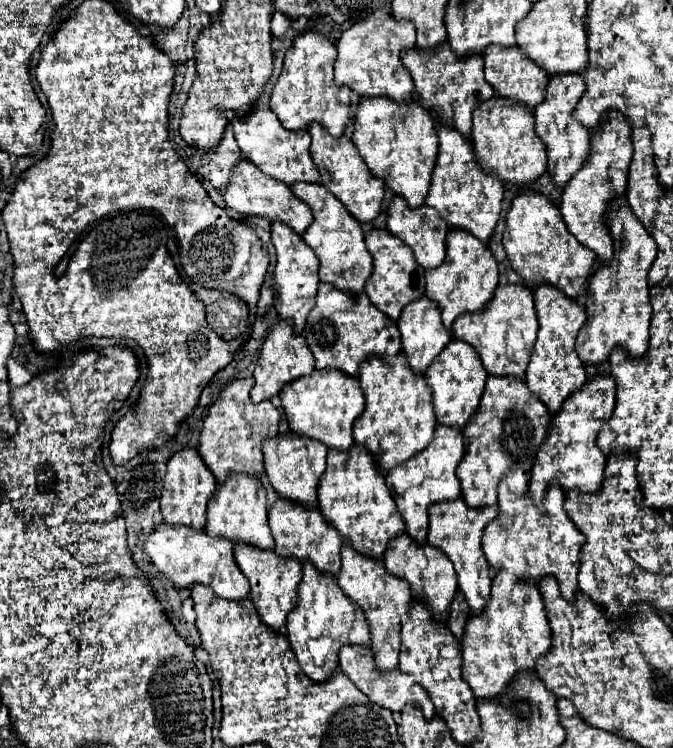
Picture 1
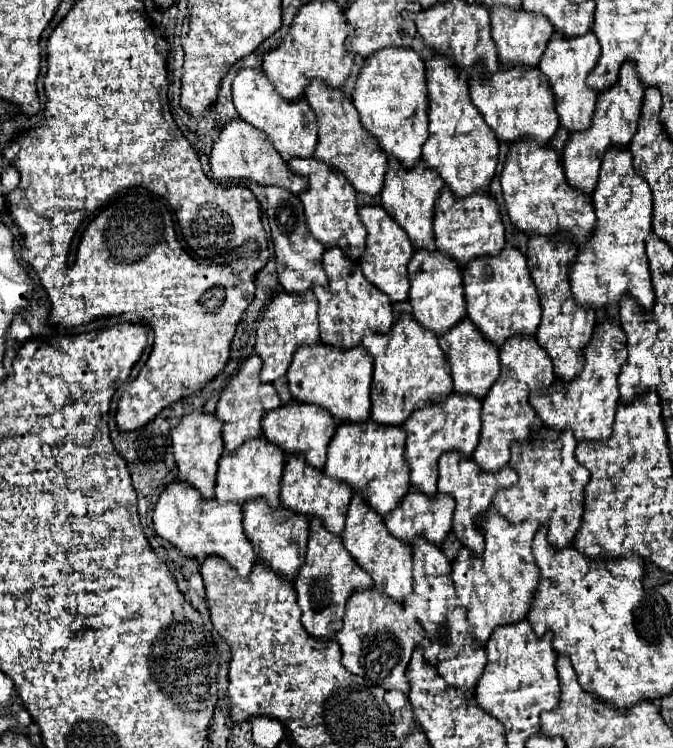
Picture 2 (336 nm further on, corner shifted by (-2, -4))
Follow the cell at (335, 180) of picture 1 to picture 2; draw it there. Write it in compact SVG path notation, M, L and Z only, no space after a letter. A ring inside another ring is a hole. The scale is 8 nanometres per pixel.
M312 80L306 86L304 96L318 116L318 144L314 150L314 158L332 164L338 172L342 172L356 192L370 196L380 194L384 174L388 170L386 154L380 150L378 140L370 136L370 132L360 124L360 114L354 108L352 100L342 90L330 88L320 80Z

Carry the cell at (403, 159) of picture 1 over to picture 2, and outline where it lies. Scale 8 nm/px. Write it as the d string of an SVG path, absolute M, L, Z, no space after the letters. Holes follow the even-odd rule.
M384 48L364 62L352 102L360 112L364 128L378 138L380 148L388 156L396 156L406 168L412 168L428 138L428 94L426 94L426 68L420 54L412 48Z

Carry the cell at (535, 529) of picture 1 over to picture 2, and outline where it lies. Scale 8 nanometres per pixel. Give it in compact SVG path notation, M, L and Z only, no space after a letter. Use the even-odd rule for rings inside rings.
M542 428L538 434L534 434L530 438L530 442L512 444L510 466L518 472L518 482L508 490L496 492L490 508L496 508L504 518L512 520L514 526L522 526L526 520L532 520L538 528L548 524L548 542L554 548L570 546L574 542L576 528L580 528L580 520L582 520L582 512L584 512L584 486L590 480L590 472L582 464L578 464L578 460L574 456L574 448L576 448L576 438L574 438L572 430L556 432L556 430L548 430L548 428Z

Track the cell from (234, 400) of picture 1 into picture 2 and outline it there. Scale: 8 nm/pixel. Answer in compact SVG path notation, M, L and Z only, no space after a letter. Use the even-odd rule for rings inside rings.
M254 352L246 358L246 362L238 368L236 376L228 382L228 386L222 390L218 406L216 406L216 416L222 420L222 438L224 438L224 446L226 452L234 452L242 442L260 436L262 428L260 428L260 420L266 412L274 410L280 406L280 398L278 392L272 384L264 384L260 380L260 356Z

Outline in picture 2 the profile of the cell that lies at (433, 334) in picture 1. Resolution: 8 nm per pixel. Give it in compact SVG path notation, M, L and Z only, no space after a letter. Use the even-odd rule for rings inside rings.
M416 250L412 260L408 262L408 278L410 280L410 304L414 308L414 318L428 330L436 332L438 336L458 324L464 312L464 288L462 288L462 270L452 260L452 256L442 254L438 250L426 252Z

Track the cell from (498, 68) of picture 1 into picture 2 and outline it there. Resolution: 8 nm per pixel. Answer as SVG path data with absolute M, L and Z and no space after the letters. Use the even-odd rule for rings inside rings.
M492 8L492 38L498 48L500 64L514 66L514 64L528 64L536 66L546 50L546 44L554 32L550 20L540 14L522 12L522 8Z

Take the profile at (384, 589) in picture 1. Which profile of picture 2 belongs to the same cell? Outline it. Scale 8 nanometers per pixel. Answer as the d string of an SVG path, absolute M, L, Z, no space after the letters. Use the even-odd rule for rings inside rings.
M354 494L350 500L342 542L352 558L356 558L356 562L362 564L366 572L370 572L378 590L382 590L396 602L402 602L408 592L412 592L412 546L408 542L396 540L388 532L388 528L384 528L384 518L380 518L378 512L372 512L372 508L368 508L368 502L360 494Z

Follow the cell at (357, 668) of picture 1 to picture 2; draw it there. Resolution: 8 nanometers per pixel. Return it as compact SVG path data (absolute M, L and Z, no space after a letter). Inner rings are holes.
M372 588L352 592L348 598L348 608L344 612L344 626L336 634L336 642L342 648L342 666L370 684L382 686L384 690L408 692L406 666L414 648L418 646L414 636L420 630L414 618L404 614L404 606L396 600L390 600L384 592Z

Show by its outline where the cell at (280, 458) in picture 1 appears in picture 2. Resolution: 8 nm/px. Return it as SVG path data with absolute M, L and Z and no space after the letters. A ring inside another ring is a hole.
M290 400L262 418L262 430L264 430L264 436L276 446L280 446L286 454L302 454L306 462L312 464L314 468L324 468L326 446L334 436L336 420L328 410L318 408L316 404L302 404L302 402Z

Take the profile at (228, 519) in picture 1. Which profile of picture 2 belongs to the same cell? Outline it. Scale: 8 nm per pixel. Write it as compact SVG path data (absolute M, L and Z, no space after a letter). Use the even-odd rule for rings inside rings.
M264 436L246 440L240 448L236 448L230 454L222 454L218 462L218 482L216 482L216 500L222 502L240 502L254 498L266 498L272 508L280 506L280 484L282 484L282 472L284 472L284 450L276 448L276 444L268 442Z

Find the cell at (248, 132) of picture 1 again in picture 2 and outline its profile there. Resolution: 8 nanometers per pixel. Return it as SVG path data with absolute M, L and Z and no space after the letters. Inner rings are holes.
M242 68L236 74L232 82L232 98L234 98L234 106L240 118L256 126L258 130L266 132L266 136L272 140L274 148L280 152L284 160L290 160L294 156L300 156L300 158L312 156L316 148L316 140L318 140L316 138L316 114L306 102L306 98L300 98L300 100L282 98L274 90L266 72L254 70L254 68Z

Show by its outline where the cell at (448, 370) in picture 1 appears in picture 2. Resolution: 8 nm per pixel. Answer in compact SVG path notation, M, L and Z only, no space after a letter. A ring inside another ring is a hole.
M468 318L460 320L460 324L452 326L448 332L444 332L440 336L440 348L444 350L444 354L450 362L454 390L458 394L472 394L472 396L484 398L500 374L498 348L494 344L488 344L488 340L484 340L484 336L480 336L480 330Z

